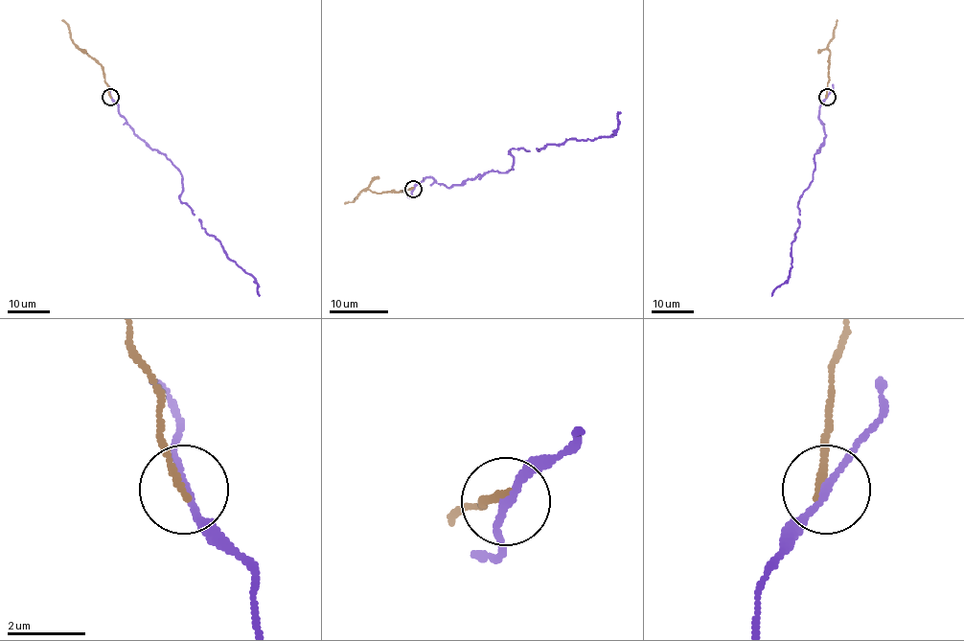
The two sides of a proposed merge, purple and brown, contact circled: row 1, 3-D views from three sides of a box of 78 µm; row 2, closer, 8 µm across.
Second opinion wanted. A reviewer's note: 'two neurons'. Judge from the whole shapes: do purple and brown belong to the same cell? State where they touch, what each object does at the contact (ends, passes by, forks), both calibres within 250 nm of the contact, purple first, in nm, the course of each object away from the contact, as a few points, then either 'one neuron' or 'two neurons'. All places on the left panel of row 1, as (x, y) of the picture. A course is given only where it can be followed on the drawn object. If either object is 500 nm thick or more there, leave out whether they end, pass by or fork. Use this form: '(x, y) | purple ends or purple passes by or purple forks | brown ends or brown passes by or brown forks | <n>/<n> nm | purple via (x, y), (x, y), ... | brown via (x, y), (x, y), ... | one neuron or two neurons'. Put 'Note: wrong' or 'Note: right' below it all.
(110, 97) | purple passes by | brown ends | 170/180 nm | purple via (111, 96), (135, 134), (179, 171), (182, 202), (219, 242), (225, 254), (250, 275), (259, 295) | brown via (111, 96), (103, 68), (75, 44), (69, 36), (69, 28), (62, 20) | two neurons
Note: right

